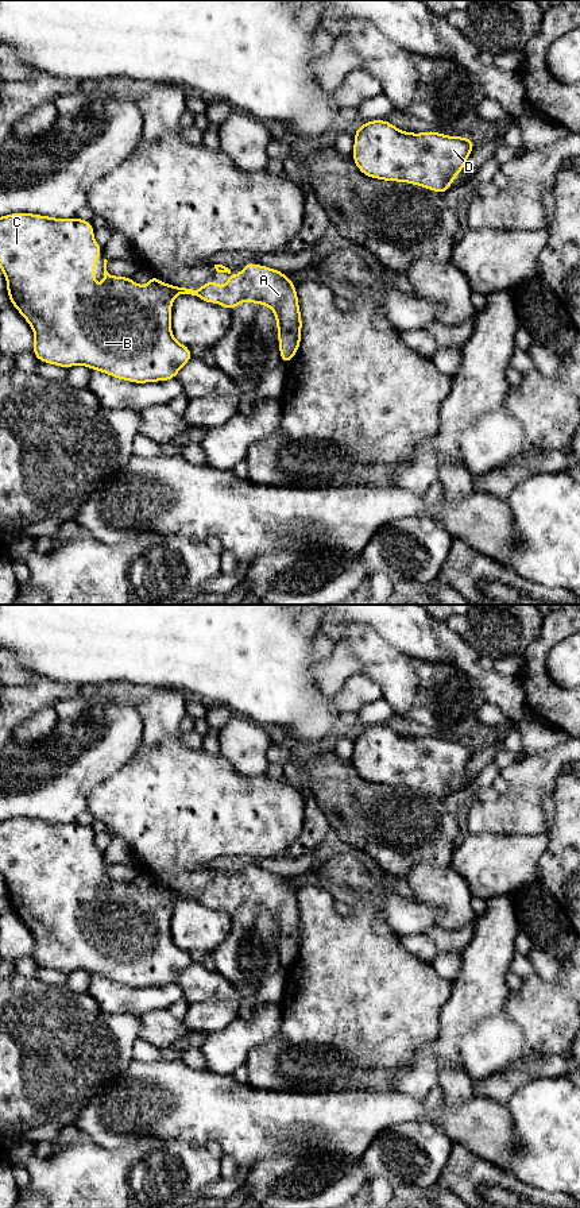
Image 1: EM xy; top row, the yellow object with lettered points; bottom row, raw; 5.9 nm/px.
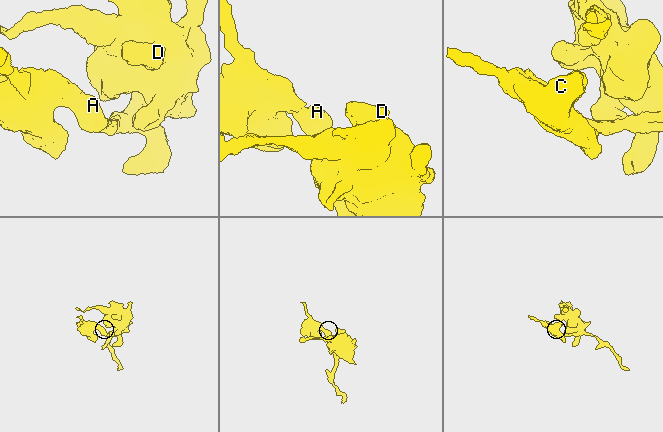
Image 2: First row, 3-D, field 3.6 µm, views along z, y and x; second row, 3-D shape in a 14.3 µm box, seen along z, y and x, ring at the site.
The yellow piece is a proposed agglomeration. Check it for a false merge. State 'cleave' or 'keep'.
keep

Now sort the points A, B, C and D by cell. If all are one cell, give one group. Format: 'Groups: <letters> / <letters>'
Groups: A B C D

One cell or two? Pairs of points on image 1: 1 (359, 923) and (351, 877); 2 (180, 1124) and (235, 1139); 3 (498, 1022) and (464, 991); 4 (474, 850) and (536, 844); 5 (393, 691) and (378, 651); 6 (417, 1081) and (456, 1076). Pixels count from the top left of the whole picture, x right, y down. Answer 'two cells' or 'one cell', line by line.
1: two cells
2: one cell
3: two cells
4: one cell
5: one cell
6: two cells

